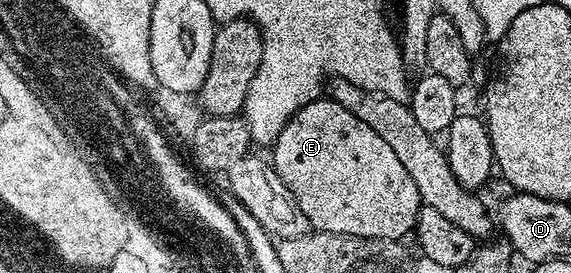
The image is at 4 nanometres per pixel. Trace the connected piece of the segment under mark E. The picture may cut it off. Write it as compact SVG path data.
M328 99L307 103L285 124L283 131L279 131L271 152L273 170L287 183L287 191L295 195L299 211L307 215L316 232L401 241L416 230L417 216L423 208L419 187L415 187L390 145L376 131L371 131L363 119L355 119L347 107L339 107L339 103Z

